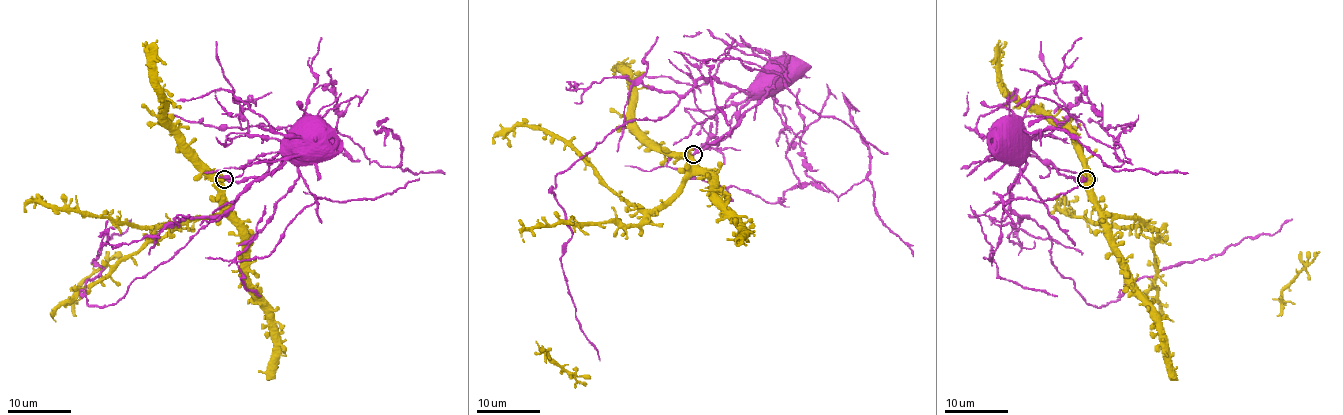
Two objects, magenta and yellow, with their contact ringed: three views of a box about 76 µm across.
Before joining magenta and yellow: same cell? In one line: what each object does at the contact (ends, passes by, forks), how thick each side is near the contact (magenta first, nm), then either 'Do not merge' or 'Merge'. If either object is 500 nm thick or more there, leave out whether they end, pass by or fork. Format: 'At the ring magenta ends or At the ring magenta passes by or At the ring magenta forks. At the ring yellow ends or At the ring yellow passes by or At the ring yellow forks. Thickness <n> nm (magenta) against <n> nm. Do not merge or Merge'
At the ring magenta ends. At the ring yellow forks. Thickness 400 nm (magenta) against 400 nm. Do not merge

